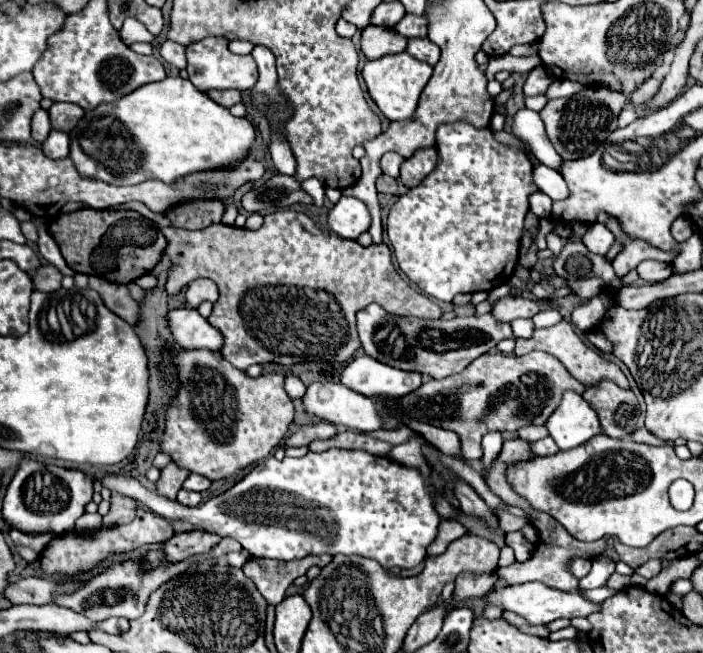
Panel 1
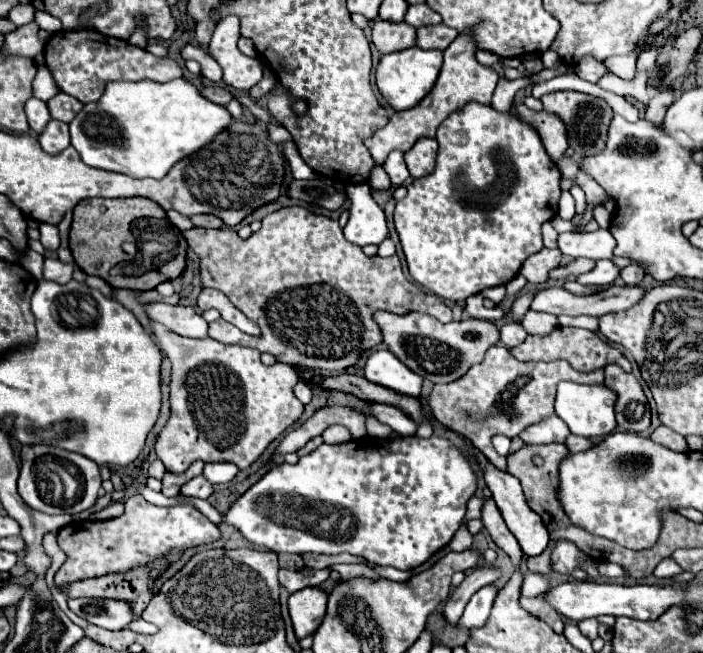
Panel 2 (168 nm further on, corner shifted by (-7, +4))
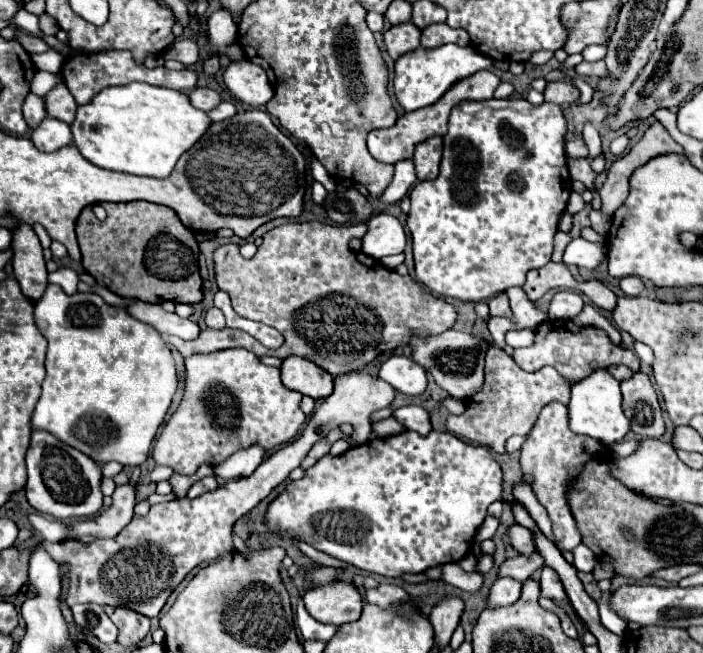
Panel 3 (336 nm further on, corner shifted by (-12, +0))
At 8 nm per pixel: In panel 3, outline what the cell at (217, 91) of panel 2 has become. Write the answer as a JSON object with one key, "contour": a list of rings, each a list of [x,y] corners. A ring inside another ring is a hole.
{"contour":[[[196,87],[188,99],[200,111],[212,111],[222,101],[214,89],[202,89],[202,87]]]}

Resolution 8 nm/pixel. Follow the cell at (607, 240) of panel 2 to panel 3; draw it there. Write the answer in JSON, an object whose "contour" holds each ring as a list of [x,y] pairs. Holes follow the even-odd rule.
{"contour":[[[582,237],[572,239],[572,243],[566,247],[564,253],[564,263],[566,265],[576,265],[576,267],[586,267],[586,269],[596,269],[604,257],[604,247],[590,243]]]}

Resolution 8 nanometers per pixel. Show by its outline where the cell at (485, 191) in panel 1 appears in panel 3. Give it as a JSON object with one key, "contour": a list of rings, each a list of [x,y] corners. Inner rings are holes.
{"contour":[[[488,99],[488,101],[462,101],[452,109],[448,133],[444,135],[444,155],[440,163],[440,175],[434,181],[420,181],[410,191],[412,211],[408,213],[408,229],[414,241],[414,263],[416,263],[416,279],[426,285],[436,295],[454,297],[462,301],[484,301],[494,295],[504,293],[510,287],[522,287],[526,281],[526,273],[530,269],[542,267],[550,261],[552,255],[552,237],[558,231],[558,219],[566,209],[568,195],[572,191],[572,179],[566,165],[566,133],[568,121],[564,117],[564,109],[556,103],[532,105],[526,99]]]}

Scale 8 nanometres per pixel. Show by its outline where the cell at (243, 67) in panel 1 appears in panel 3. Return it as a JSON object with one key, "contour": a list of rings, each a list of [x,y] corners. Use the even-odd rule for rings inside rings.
{"contour":[[[248,61],[230,63],[224,71],[224,83],[236,99],[252,107],[266,105],[274,95],[264,69]]]}

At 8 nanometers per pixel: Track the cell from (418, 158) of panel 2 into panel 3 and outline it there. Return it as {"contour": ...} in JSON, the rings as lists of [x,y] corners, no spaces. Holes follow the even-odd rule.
{"contour":[[[430,137],[422,143],[416,145],[414,151],[414,165],[418,171],[418,179],[436,179],[438,177],[438,167],[442,159],[442,137]]]}

